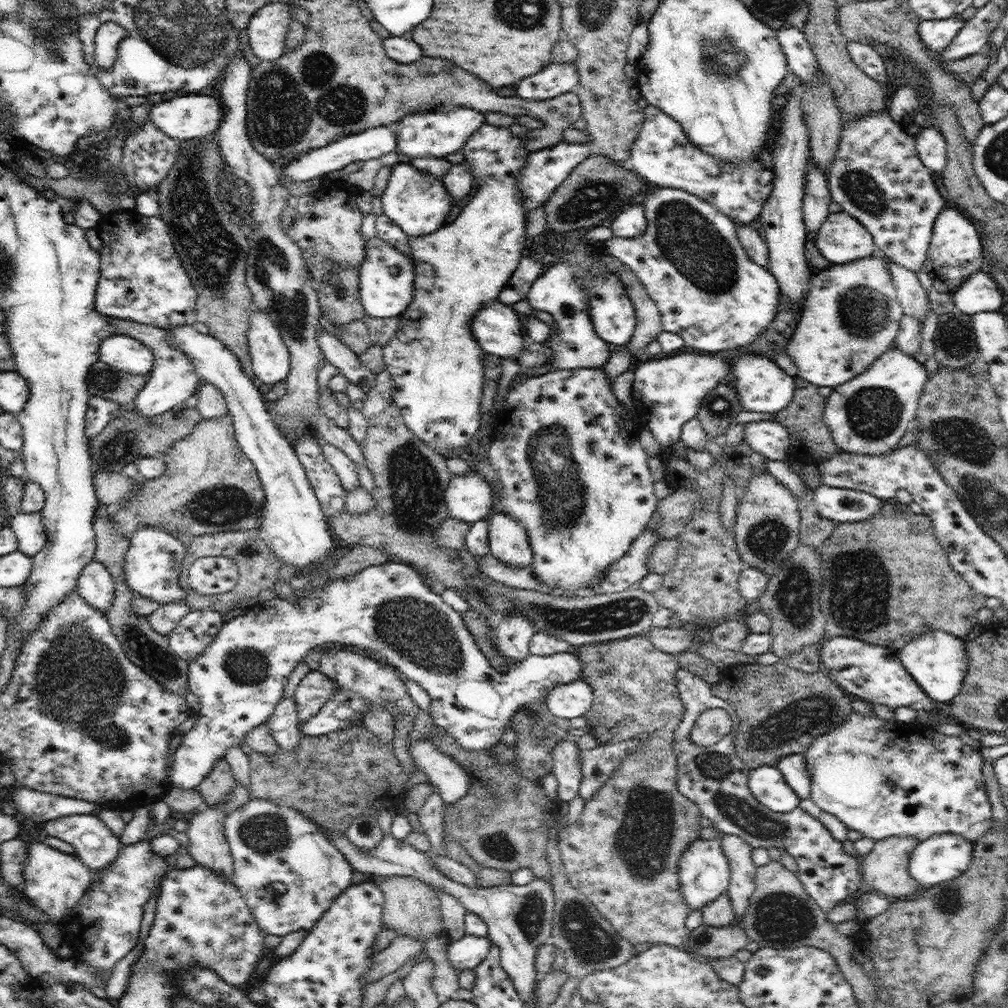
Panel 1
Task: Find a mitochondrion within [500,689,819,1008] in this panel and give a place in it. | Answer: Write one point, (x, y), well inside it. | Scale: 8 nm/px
(641, 844)

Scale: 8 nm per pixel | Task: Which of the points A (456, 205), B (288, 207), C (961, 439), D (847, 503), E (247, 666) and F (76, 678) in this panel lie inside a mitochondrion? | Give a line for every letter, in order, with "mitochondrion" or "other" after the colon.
A: other
B: other
C: mitochondrion
D: other
E: mitochondrion
F: mitochondrion

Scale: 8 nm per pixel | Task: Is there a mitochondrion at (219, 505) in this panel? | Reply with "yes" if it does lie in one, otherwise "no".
yes

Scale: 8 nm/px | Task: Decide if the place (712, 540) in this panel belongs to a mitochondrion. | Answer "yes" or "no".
yes

